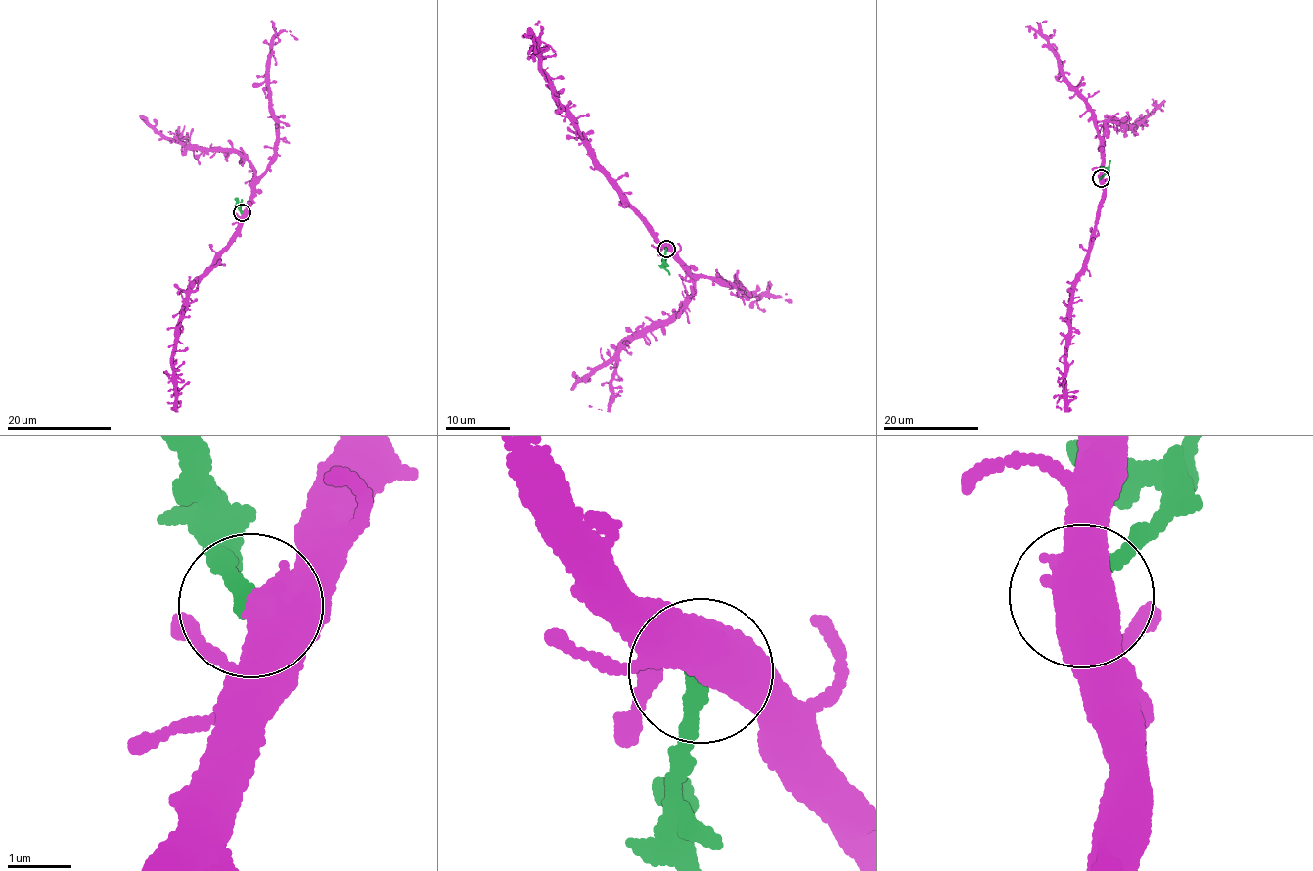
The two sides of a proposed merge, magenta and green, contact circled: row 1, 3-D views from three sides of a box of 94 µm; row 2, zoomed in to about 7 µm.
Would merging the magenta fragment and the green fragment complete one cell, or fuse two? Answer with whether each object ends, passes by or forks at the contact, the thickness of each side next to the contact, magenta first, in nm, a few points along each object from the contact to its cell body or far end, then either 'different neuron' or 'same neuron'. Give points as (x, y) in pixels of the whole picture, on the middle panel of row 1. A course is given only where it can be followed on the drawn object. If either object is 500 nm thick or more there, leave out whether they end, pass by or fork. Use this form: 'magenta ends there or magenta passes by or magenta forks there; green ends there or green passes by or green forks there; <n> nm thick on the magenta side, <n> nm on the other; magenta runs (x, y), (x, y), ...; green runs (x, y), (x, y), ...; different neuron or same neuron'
500 nm thick on the magenta side, 260 nm on the other; magenta runs (666, 248), (599, 163), (544, 74), (530, 29), (540, 22); green runs (666, 248), (664, 262), (669, 274); different neuron

